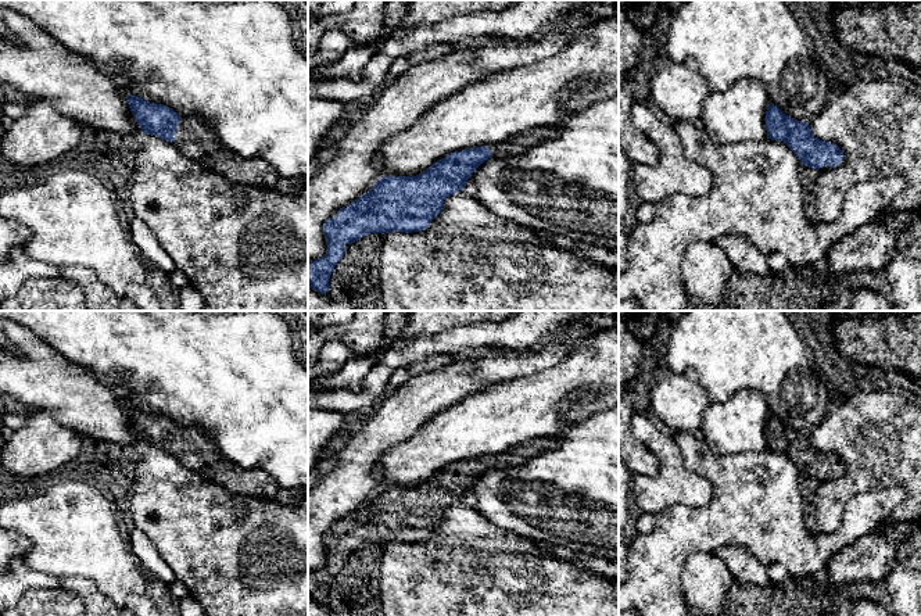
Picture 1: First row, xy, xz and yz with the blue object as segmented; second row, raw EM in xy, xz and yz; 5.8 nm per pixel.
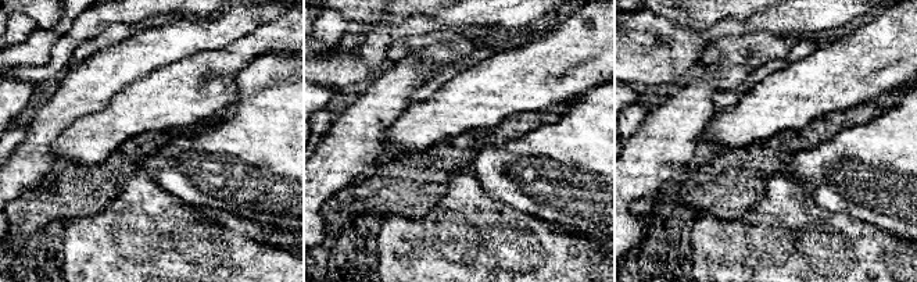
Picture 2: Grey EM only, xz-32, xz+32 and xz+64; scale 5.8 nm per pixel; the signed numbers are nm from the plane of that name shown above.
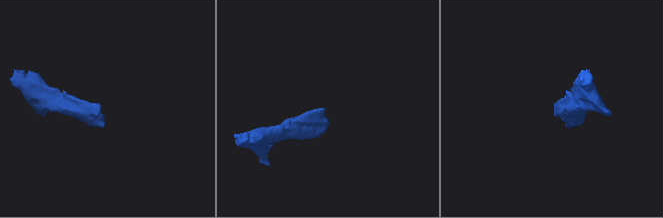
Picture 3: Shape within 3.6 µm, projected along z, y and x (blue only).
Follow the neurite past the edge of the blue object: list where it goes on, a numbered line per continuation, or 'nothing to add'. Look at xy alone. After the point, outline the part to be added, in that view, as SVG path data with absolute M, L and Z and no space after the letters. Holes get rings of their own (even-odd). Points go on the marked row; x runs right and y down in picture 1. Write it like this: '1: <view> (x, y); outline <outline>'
1: xy (194, 139); outline M180 117L172 144L187 158L233 183L266 187L289 196L308 185L304 178L283 178L258 157L244 158L230 151L198 117Z

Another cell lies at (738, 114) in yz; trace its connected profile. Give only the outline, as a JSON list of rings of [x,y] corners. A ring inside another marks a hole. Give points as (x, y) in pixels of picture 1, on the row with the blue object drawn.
[[[741,78],[724,92],[712,92],[702,105],[703,130],[716,144],[767,139],[766,111],[770,104],[764,86]]]

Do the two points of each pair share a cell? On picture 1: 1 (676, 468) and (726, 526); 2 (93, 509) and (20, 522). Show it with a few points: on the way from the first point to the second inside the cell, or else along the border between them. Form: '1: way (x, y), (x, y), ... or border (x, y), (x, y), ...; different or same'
1: border (713, 486), (713, 498), (706, 505), (674, 504); different
2: way (75, 519), (38, 519); same

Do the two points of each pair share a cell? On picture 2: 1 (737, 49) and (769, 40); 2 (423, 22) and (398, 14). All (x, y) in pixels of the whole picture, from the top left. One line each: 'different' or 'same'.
1: same
2: different

